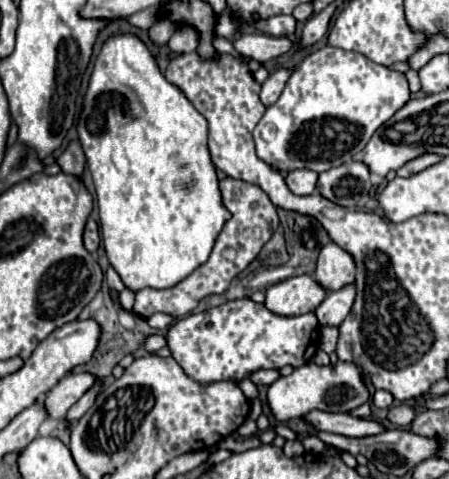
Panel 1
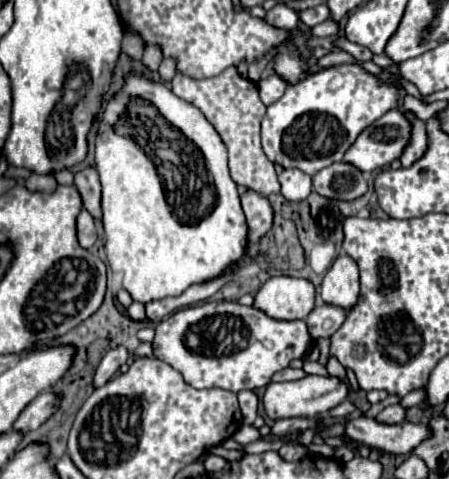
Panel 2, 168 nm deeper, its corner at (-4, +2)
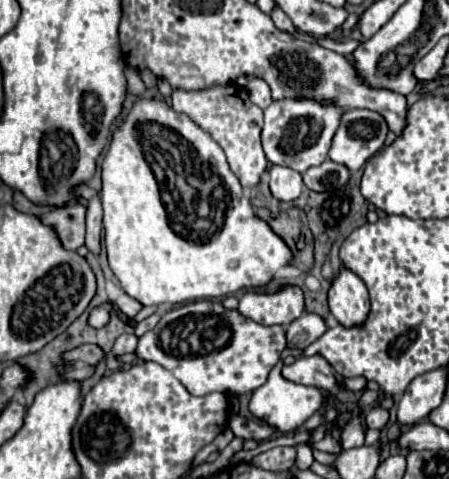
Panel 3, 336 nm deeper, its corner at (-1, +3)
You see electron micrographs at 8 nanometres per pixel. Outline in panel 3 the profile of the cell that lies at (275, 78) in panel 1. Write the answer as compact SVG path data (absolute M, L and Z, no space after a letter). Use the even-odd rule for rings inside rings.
M250 78L246 84L246 90L250 94L250 100L260 106L260 108L268 108L268 104L272 104L272 96L270 96L270 88L264 80L260 78Z

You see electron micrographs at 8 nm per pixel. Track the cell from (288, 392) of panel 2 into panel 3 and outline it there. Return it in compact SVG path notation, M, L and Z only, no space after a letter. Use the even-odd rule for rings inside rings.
M286 348L280 357L279 362L270 376L268 376L268 382L262 384L260 388L256 388L252 392L252 398L250 398L250 404L248 404L248 410L252 412L254 418L262 420L266 426L274 428L276 432L280 434L290 434L294 432L298 426L302 426L322 404L322 392L318 388L312 388L312 386L302 386L302 384L296 384L296 382L290 382L286 380L281 374L282 362L286 356L294 356L300 358L302 356L302 350L296 348Z

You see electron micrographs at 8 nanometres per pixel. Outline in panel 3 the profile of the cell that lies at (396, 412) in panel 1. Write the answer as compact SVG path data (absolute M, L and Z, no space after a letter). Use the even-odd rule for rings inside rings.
M372 408L368 414L366 414L366 428L376 428L376 430L382 430L390 420L390 414L388 410L384 408Z

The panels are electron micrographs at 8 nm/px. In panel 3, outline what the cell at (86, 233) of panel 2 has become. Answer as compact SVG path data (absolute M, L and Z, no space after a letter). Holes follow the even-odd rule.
M70 206L58 210L46 210L38 218L42 224L54 228L66 250L76 250L84 244L84 206Z

